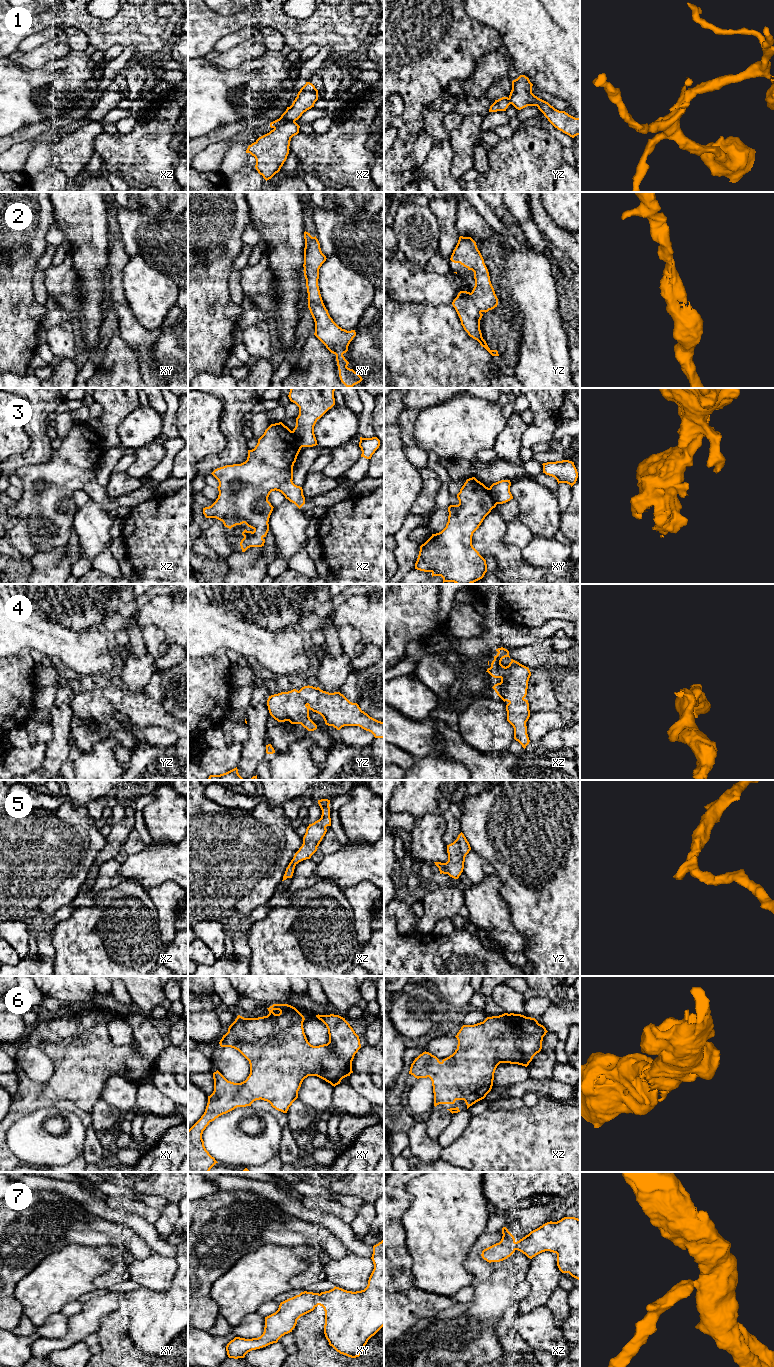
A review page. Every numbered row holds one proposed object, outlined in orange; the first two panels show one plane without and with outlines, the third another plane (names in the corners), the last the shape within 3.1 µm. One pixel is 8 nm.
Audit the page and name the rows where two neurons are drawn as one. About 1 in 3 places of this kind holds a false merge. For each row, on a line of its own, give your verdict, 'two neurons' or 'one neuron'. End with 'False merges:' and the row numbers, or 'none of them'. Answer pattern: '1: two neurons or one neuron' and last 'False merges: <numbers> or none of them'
1: two neurons
2: one neuron
3: two neurons
4: one neuron
5: one neuron
6: one neuron
7: one neuron
False merges: 1, 3

